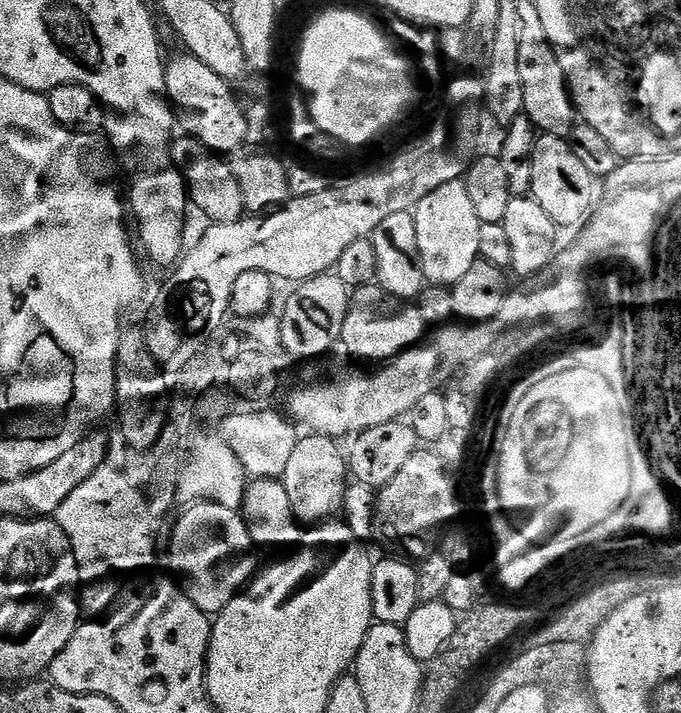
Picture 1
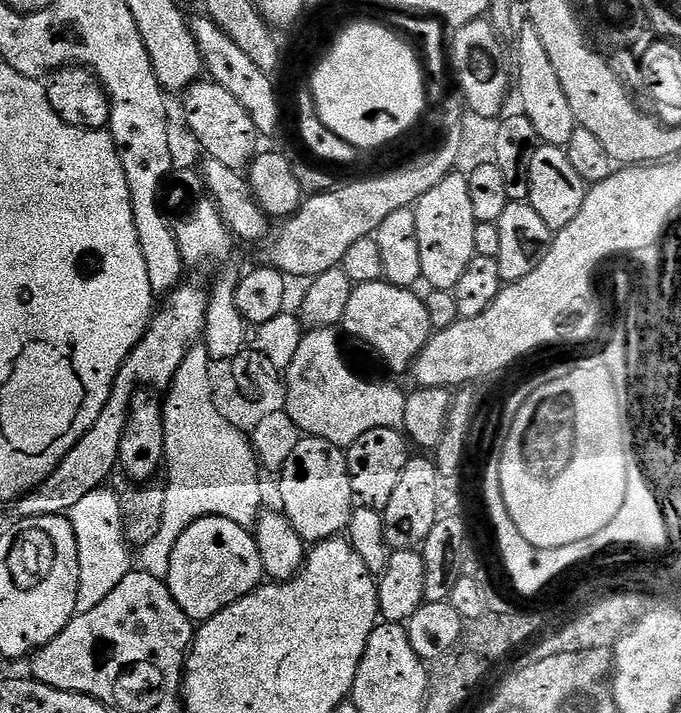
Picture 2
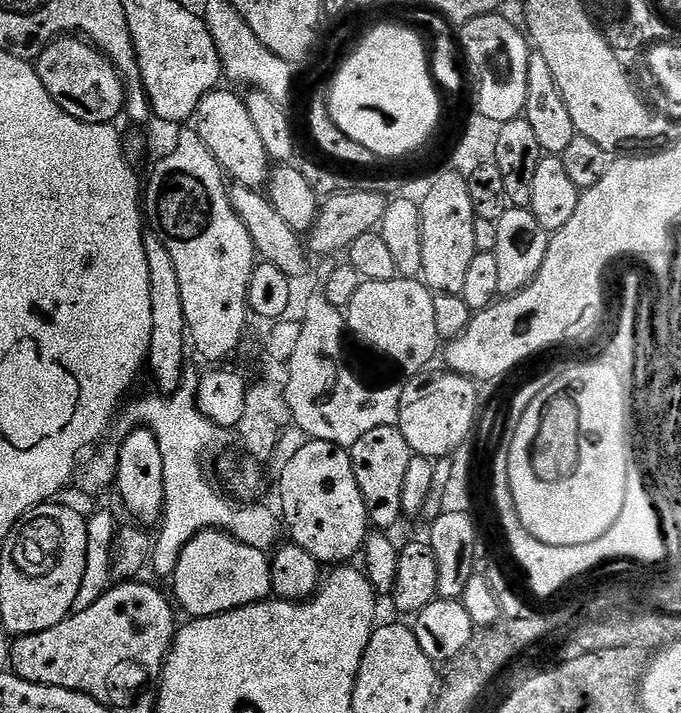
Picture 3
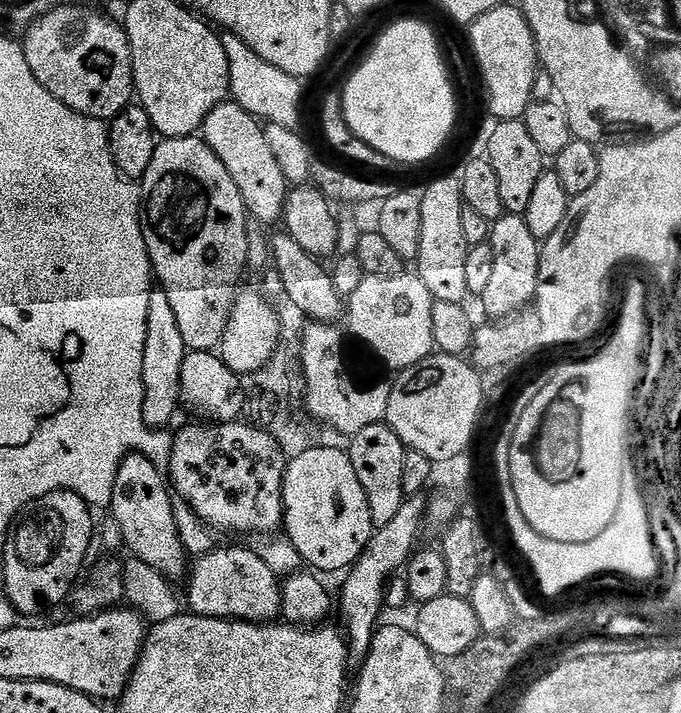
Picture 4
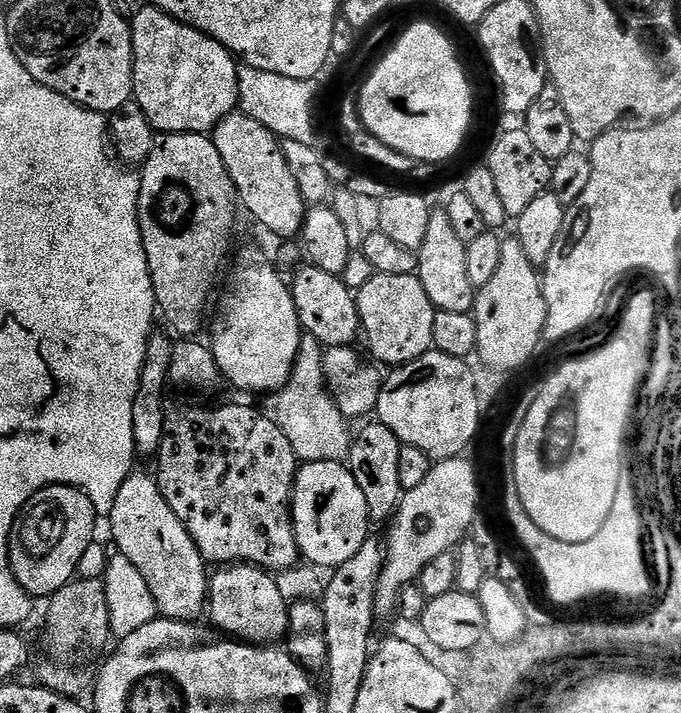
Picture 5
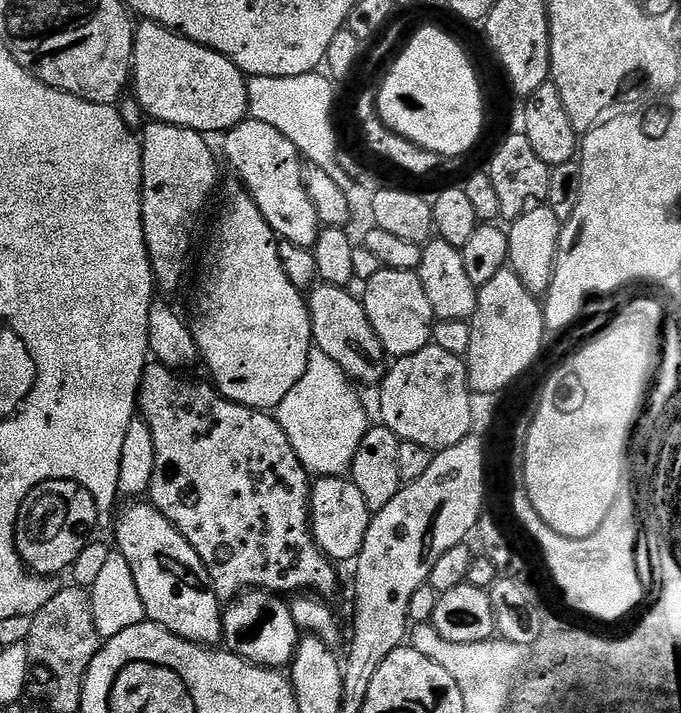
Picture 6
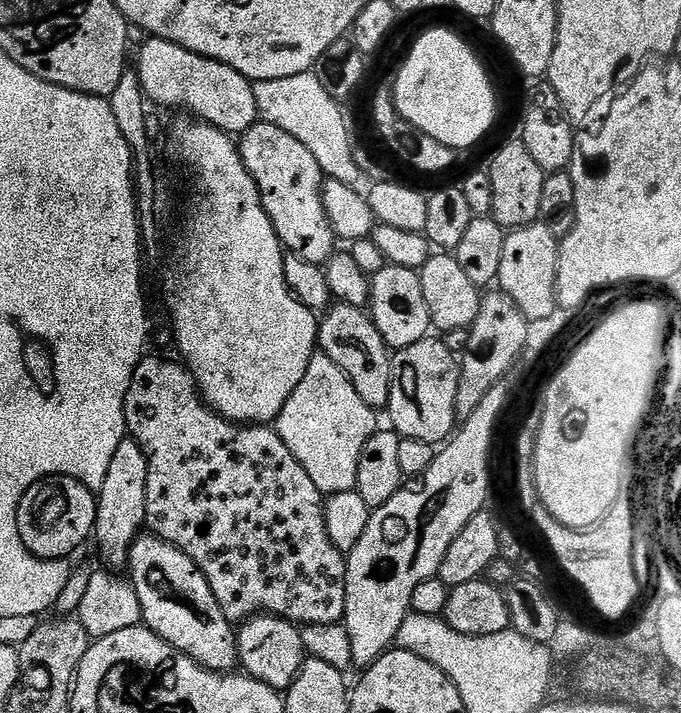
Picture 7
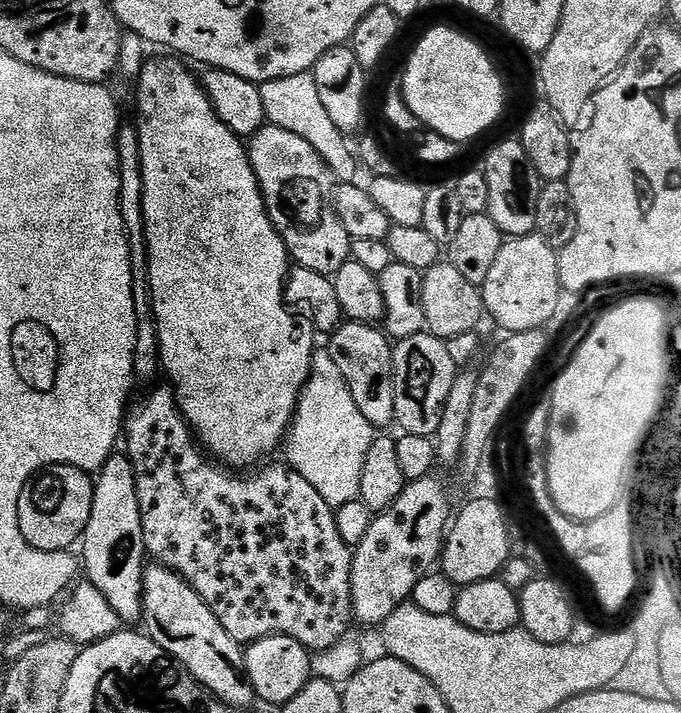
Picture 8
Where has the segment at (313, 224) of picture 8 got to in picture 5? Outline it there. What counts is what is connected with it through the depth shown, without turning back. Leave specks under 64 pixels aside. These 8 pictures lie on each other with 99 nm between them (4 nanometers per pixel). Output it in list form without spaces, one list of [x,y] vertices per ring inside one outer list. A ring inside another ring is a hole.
[[[239,110],[230,113],[210,133],[211,140],[222,156],[226,173],[233,180],[239,203],[261,224],[279,238],[299,237],[304,226],[306,205],[298,194],[298,182],[286,166],[286,154],[280,137],[275,136],[262,122],[254,122]]]

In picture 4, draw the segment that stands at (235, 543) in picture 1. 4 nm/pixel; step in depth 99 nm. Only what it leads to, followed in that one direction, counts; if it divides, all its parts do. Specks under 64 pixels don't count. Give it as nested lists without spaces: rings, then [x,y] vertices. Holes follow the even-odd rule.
[[[223,546],[217,547],[211,552],[207,552],[205,556],[199,557],[195,561],[196,564],[191,565],[190,575],[187,577],[188,580],[188,602],[186,598],[186,604],[188,604],[193,613],[197,616],[205,616],[206,618],[218,618],[219,620],[249,620],[251,624],[266,624],[275,621],[280,616],[280,586],[281,581],[274,574],[274,570],[270,570],[270,566],[266,566],[266,562],[262,562],[262,558],[258,558],[258,554],[251,547],[248,548],[223,548]]]

